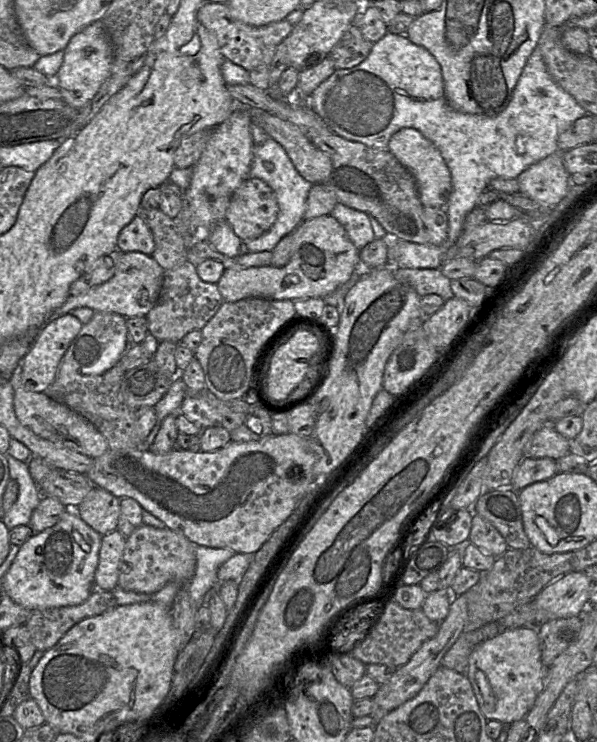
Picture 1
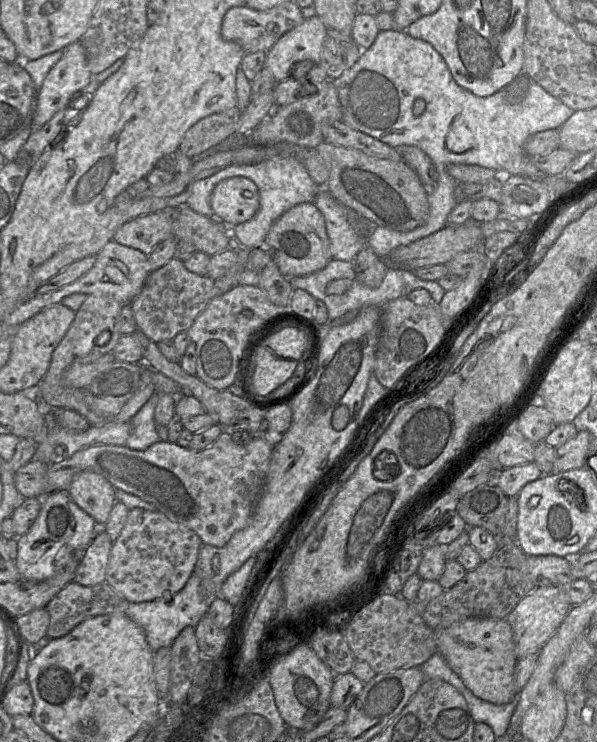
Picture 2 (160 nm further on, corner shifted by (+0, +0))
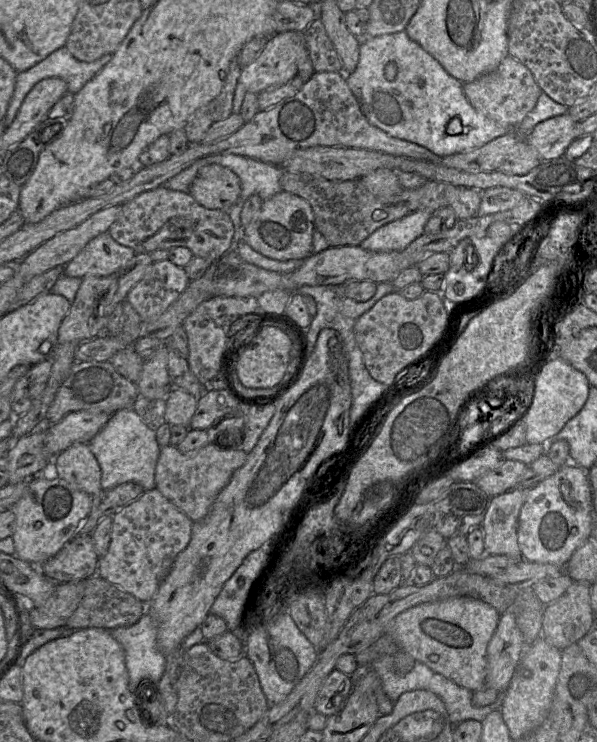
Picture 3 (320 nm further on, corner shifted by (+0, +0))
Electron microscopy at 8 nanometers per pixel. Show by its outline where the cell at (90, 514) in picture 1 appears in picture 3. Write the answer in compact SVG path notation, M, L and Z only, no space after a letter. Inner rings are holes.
M75 443L62 451L53 459L49 471L90 496L103 490L101 468L88 443Z

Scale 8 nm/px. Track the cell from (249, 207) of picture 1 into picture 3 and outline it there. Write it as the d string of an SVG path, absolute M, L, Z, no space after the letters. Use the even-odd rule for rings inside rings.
M210 164L199 170L191 185L190 194L203 207L223 210L229 214L229 210L240 199L241 191L241 180L237 174L219 164Z

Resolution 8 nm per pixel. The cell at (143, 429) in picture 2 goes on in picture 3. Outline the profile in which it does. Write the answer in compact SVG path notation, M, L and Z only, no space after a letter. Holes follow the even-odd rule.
M133 406L113 413L106 425L89 441L89 448L101 468L103 490L126 482L138 484L144 491L156 488L155 470L160 454L156 430L137 414Z

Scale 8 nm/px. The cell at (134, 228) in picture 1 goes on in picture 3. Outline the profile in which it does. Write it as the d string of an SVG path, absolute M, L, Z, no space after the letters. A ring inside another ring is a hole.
M162 185L142 192L122 204L119 216L108 232L116 242L132 248L136 253L151 253L157 249L182 246L189 248L195 256L216 260L230 250L234 237L234 226L227 212L205 208L190 193L172 190Z

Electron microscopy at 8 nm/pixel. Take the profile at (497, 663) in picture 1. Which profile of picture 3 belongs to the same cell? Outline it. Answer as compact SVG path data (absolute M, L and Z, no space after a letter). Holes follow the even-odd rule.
M453 597L443 601L414 606L397 615L389 624L387 634L400 651L410 655L432 671L470 691L485 686L487 646L500 619L489 604L471 597Z

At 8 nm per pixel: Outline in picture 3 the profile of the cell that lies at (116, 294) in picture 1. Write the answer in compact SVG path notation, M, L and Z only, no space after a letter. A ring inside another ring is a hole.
M109 232L93 238L83 250L66 264L64 274L82 278L86 275L108 276L130 262L136 252L116 242Z

